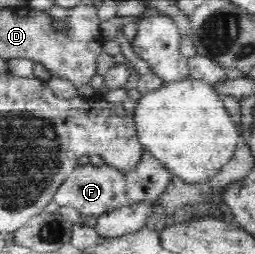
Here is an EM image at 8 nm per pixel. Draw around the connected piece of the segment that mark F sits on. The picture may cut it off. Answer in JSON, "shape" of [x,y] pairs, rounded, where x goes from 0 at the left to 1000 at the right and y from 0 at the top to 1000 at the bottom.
{"shape":[[[565,587],[541,646],[498,681],[471,677],[416,642],[396,654],[290,650],[275,693],[227,736],[208,791],[235,815],[282,811],[325,850],[384,858],[478,811],[620,787],[651,752],[671,697],[675,681],[604,622],[596,602]]]}

